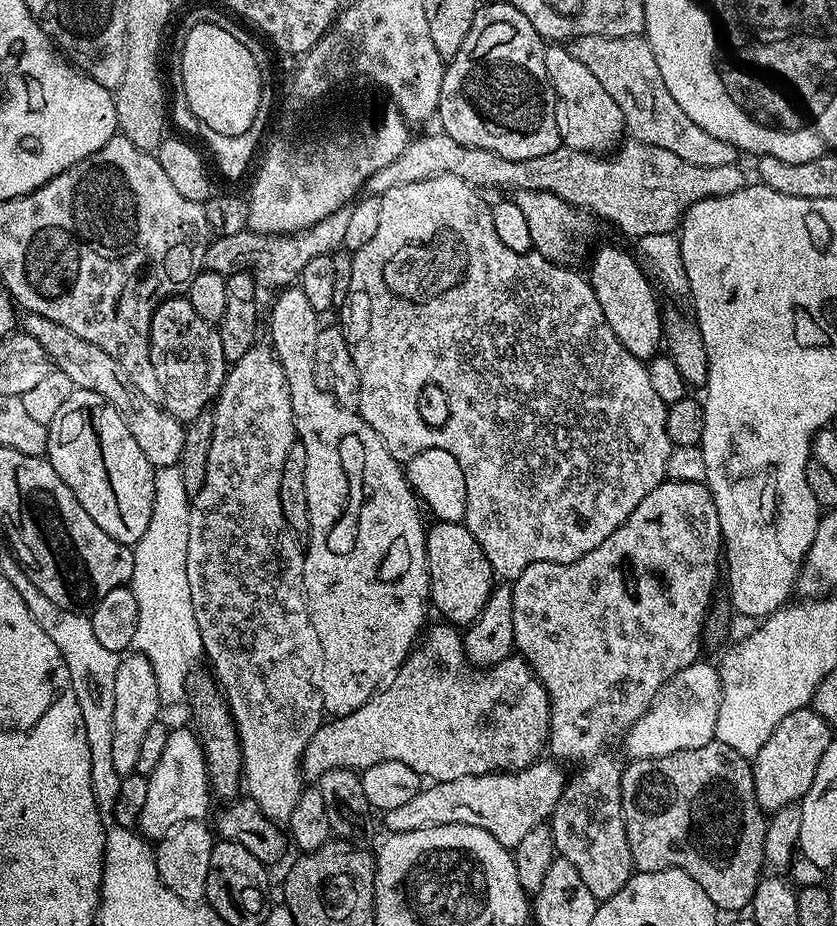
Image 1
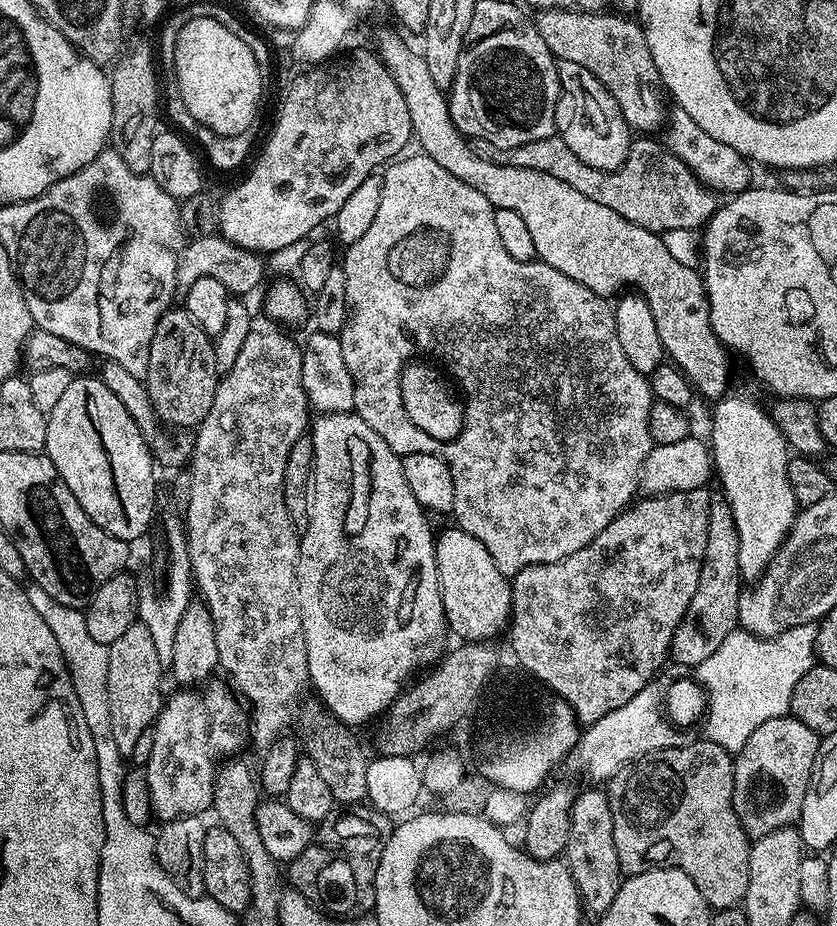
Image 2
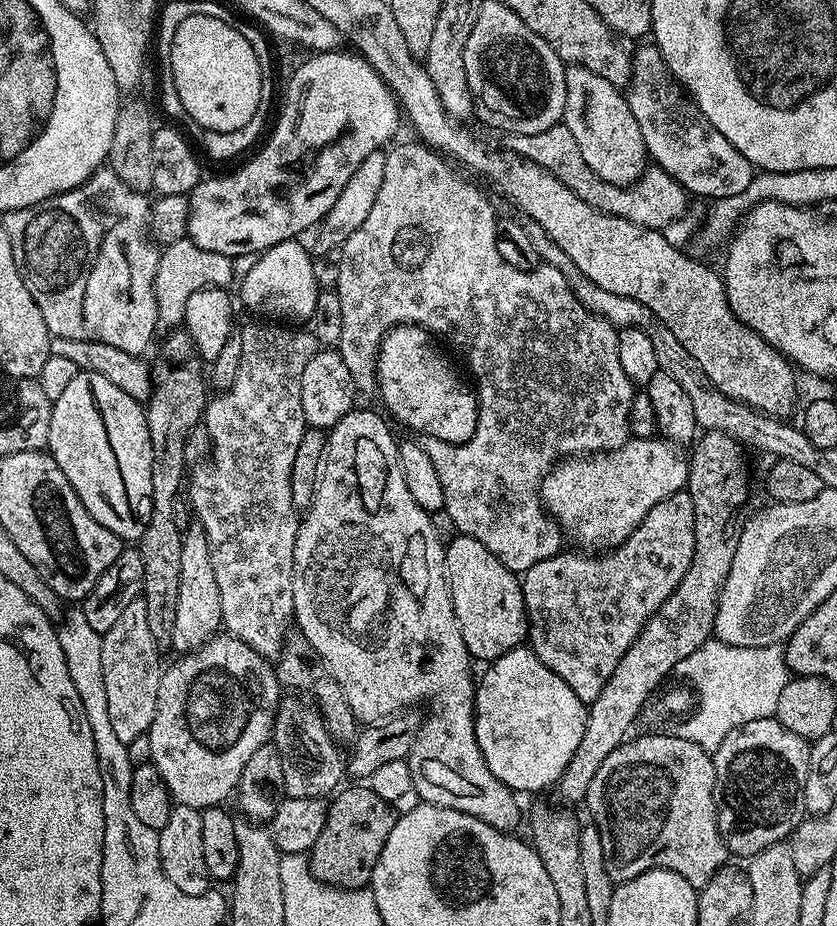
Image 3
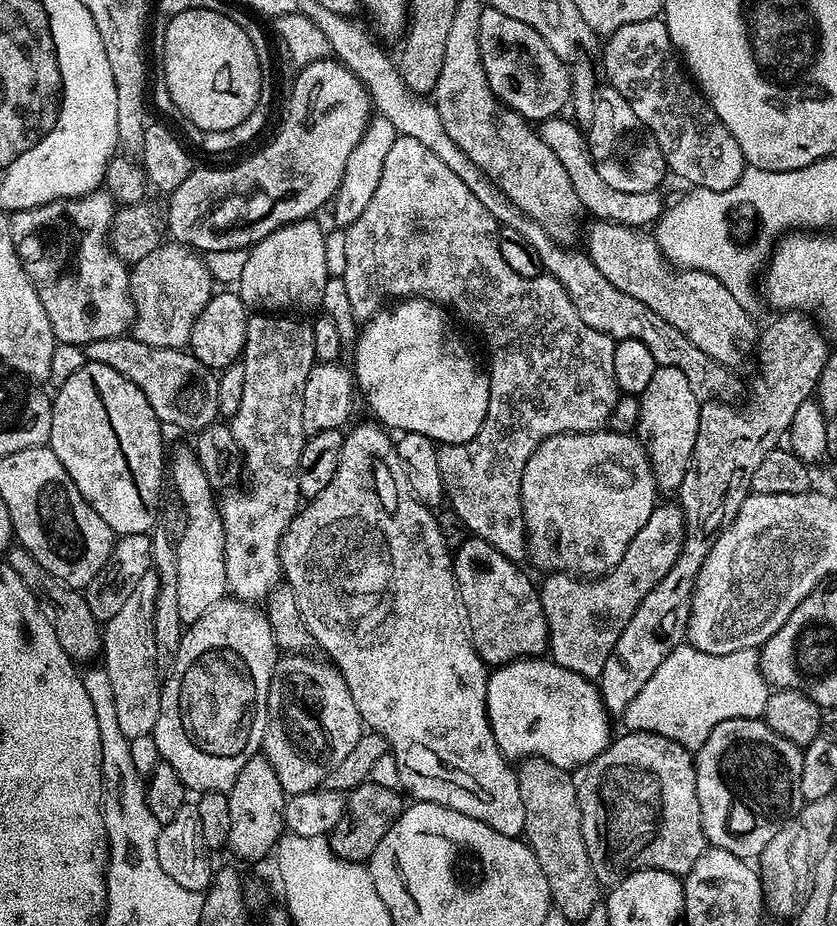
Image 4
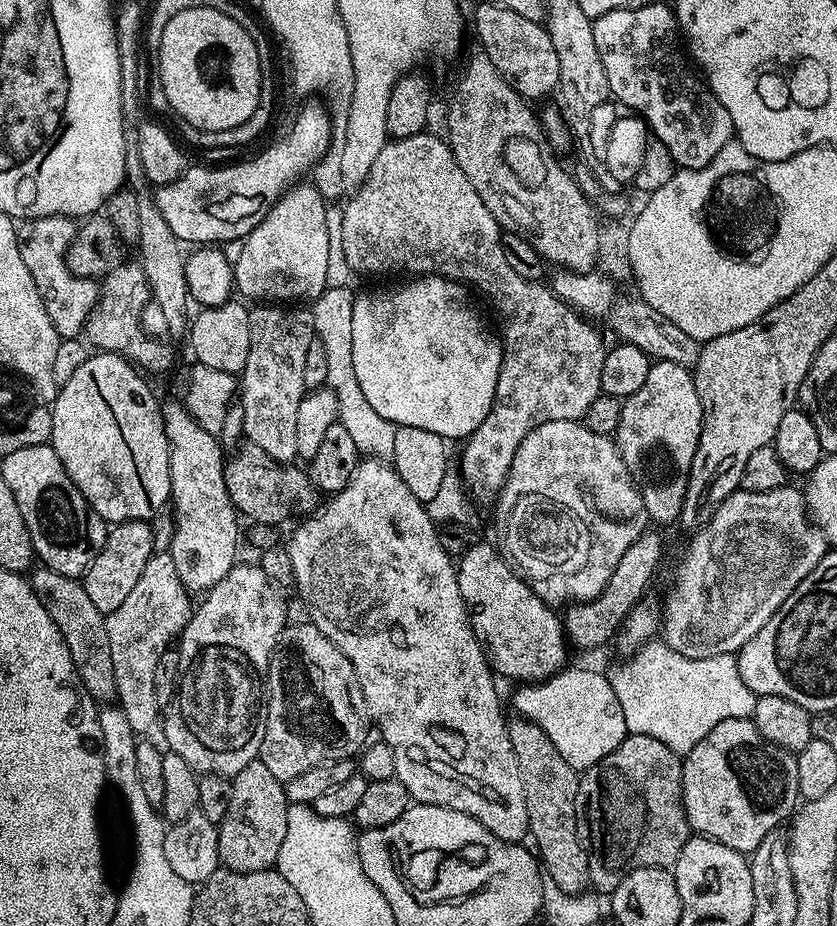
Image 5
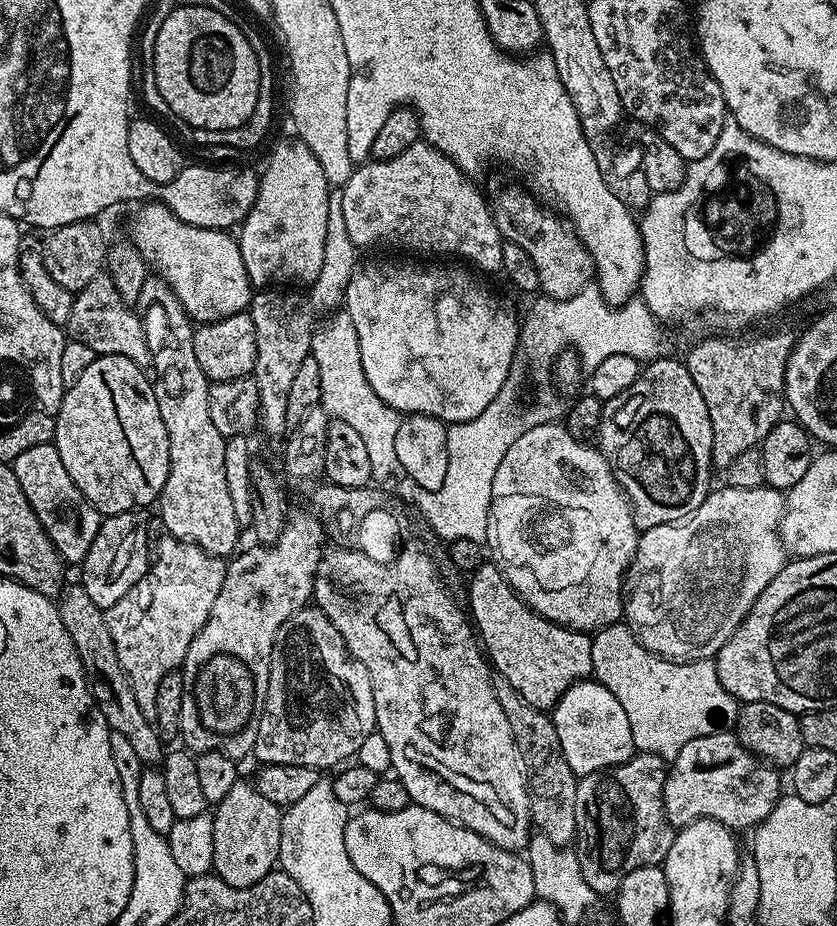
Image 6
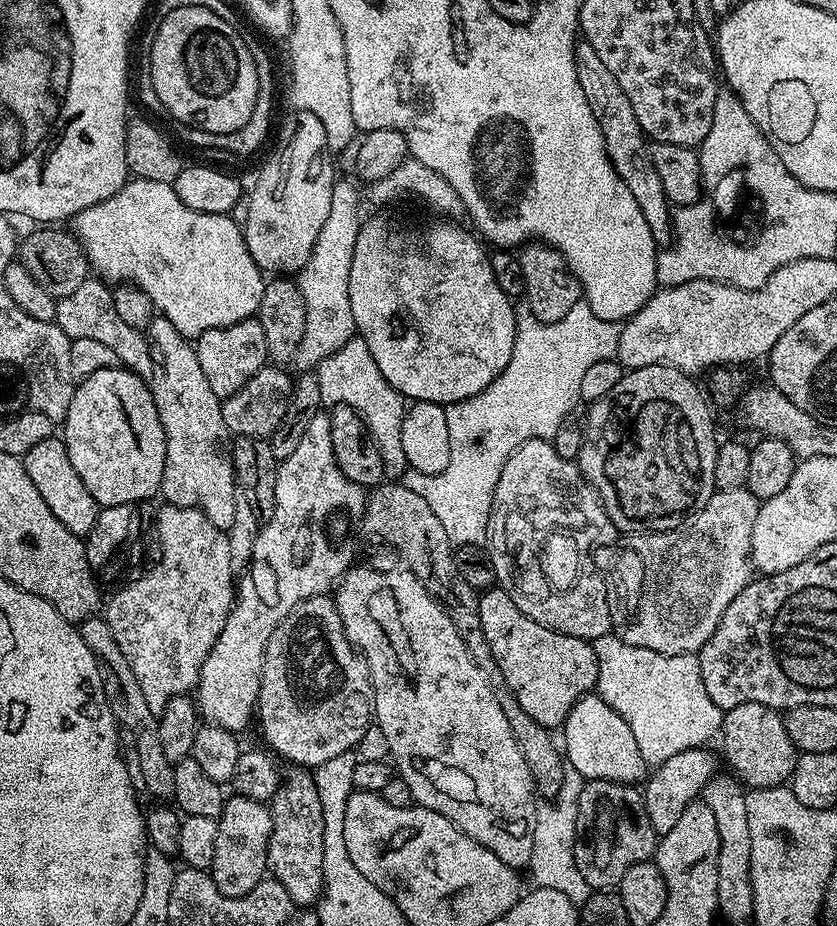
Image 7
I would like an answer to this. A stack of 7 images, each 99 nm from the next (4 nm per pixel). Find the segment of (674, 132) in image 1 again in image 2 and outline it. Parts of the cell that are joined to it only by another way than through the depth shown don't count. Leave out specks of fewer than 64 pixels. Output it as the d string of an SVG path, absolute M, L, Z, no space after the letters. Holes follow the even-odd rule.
M549 8L539 13L540 17L535 17L534 23L538 34L542 34L542 42L556 57L557 61L578 62L578 66L586 66L606 90L618 102L618 106L624 111L624 117L629 128L640 134L648 134L651 128L656 128L660 124L660 119L664 116L664 104L660 101L662 96L662 85L660 75L654 66L654 58L650 58L650 46L646 46L644 30L635 19L627 20L627 15L603 16L605 13L600 10L573 10L570 8Z

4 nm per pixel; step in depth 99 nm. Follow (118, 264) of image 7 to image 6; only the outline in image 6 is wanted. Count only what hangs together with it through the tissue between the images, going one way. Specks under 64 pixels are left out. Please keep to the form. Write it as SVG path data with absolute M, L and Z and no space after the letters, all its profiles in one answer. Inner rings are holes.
M148 202L136 212L127 235L149 269L174 290L178 302L196 322L221 320L245 311L254 289L242 262L240 241L231 231L182 222L166 204Z

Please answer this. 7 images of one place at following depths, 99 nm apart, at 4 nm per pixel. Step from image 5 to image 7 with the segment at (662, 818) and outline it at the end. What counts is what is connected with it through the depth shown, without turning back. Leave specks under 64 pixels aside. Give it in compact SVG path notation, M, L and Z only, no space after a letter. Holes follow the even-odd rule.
M590 780L583 785L577 802L576 845L573 854L578 870L592 890L615 889L630 866L651 861L655 857L657 843L658 833L654 826L650 826L644 793L639 787L609 780Z

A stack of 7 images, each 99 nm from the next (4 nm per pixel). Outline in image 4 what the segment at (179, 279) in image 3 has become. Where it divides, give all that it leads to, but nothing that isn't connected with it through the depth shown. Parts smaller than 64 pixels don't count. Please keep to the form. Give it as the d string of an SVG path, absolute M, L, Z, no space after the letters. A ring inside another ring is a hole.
M164 242L159 248L131 265L128 285L134 305L134 335L146 346L183 349L194 330L194 322L206 302L214 295L212 272L204 265L205 257L175 242ZM172 276L180 276L180 308L172 293Z

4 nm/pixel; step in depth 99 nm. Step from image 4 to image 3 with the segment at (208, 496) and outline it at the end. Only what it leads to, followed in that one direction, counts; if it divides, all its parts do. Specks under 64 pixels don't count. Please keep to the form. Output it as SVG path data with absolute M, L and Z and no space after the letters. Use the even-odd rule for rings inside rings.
M198 522L187 525L182 546L182 583L178 590L178 614L174 617L171 651L176 654L198 650L222 628L222 598L218 598L218 582L208 553L206 534Z

